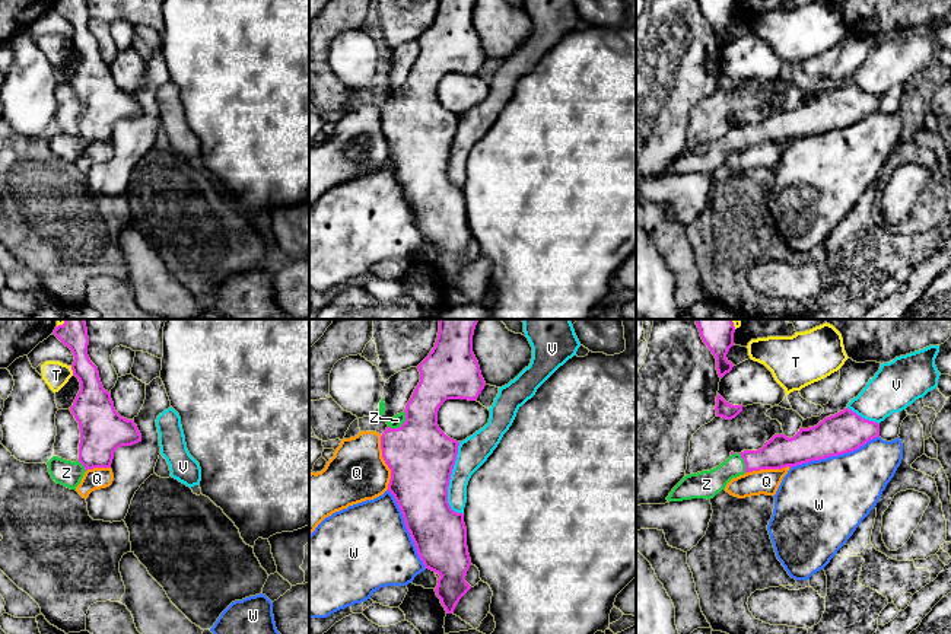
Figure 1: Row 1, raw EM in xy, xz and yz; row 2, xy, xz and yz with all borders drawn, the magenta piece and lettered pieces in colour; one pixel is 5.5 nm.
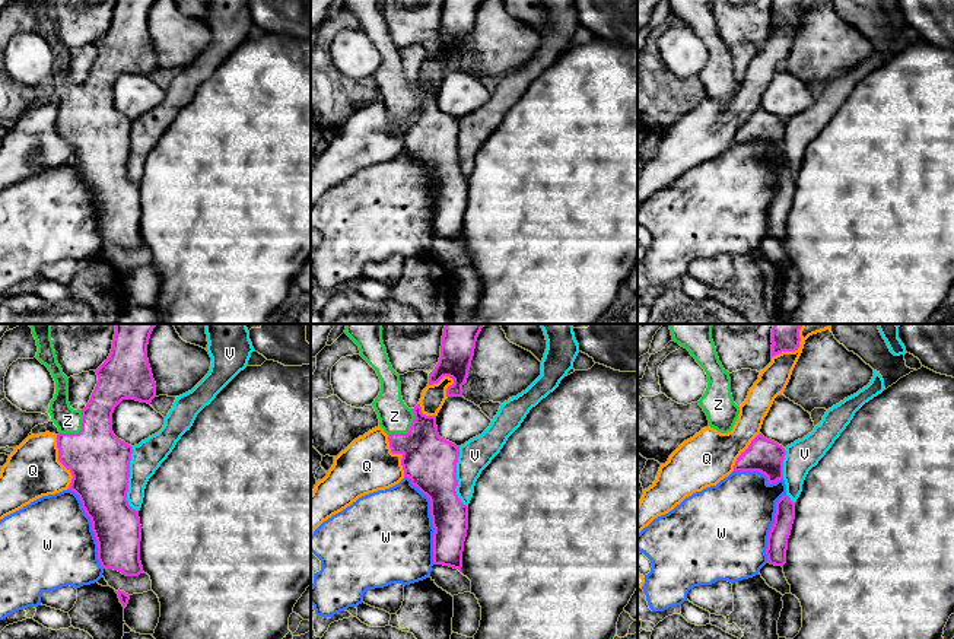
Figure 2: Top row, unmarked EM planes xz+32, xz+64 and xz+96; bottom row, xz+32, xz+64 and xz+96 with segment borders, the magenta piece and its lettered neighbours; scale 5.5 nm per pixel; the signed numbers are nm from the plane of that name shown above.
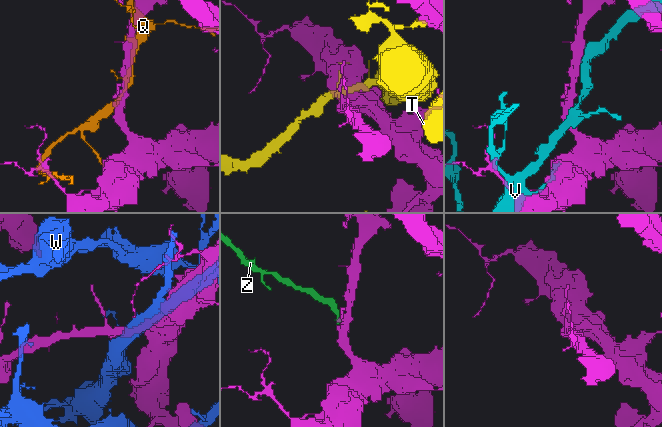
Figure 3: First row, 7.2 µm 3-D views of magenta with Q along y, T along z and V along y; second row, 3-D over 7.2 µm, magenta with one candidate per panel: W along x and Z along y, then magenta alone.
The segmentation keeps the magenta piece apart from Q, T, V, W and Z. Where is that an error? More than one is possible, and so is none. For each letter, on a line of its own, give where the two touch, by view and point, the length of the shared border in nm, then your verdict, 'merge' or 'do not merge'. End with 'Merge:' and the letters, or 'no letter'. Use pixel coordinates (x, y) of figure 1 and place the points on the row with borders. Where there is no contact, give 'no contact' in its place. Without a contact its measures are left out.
Q: xz (385, 462) | 300 nm | do not merge
T: xy (72, 369) | 60 nm | do not merge
V: xz (449, 478) | 400 nm | do not merge
W: yz (835, 455) | 500 nm | do not merge
Z: xz (401, 424) | 130 nm | merge
Merge: Z

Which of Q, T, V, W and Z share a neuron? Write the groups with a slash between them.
Q / T / V / W / Z

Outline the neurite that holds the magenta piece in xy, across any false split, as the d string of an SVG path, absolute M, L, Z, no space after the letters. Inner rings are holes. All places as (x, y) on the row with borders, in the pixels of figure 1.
M66 319L53 334L74 356L71 370L80 382L80 391L70 411L79 423L80 443L76 462L53 456L47 465L57 484L76 490L88 469L111 468L114 452L141 442L141 434L133 420L115 411L111 394L101 383L98 367L88 356L85 319Z

